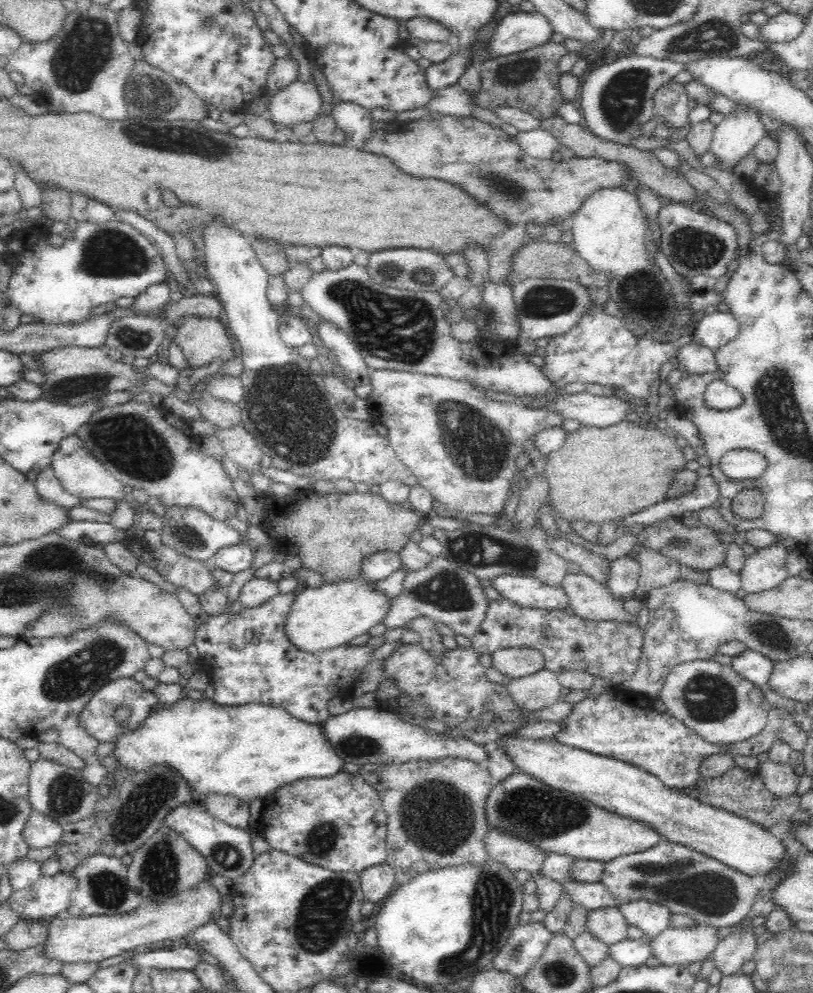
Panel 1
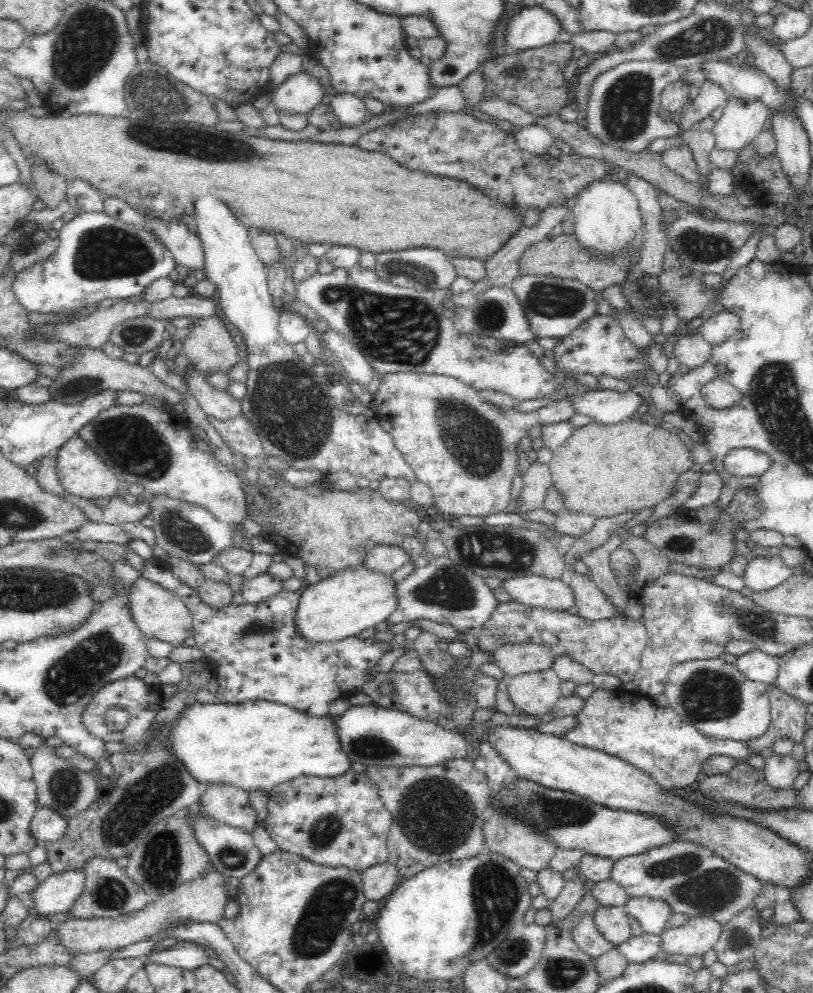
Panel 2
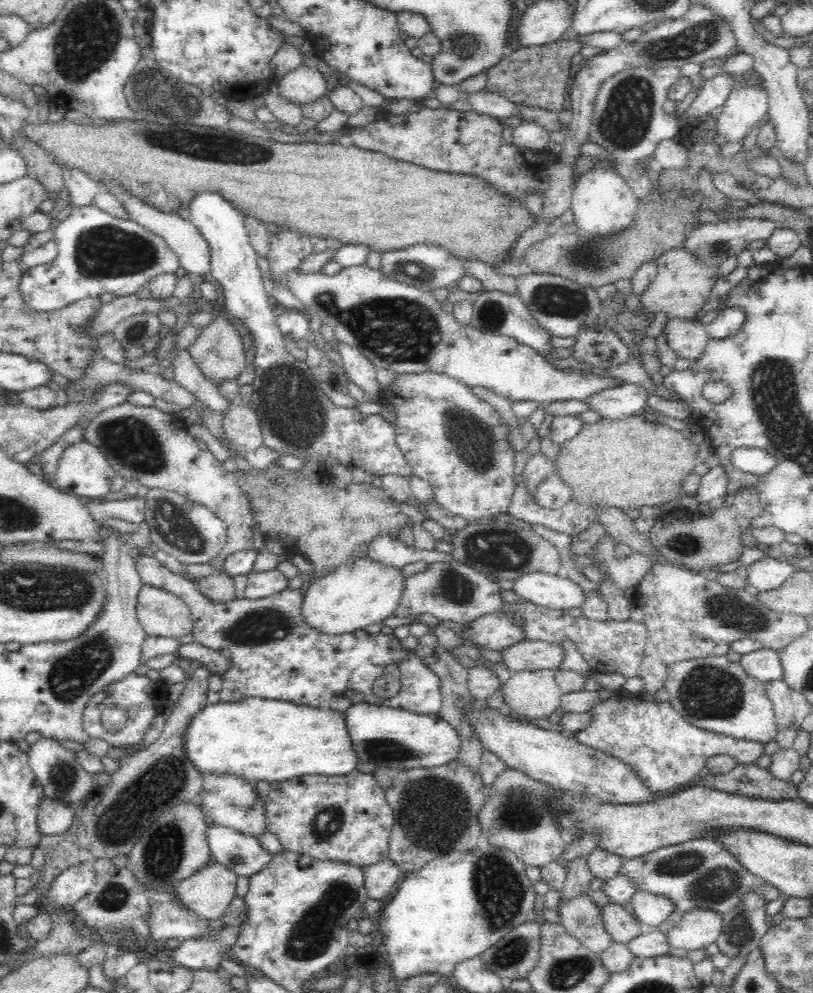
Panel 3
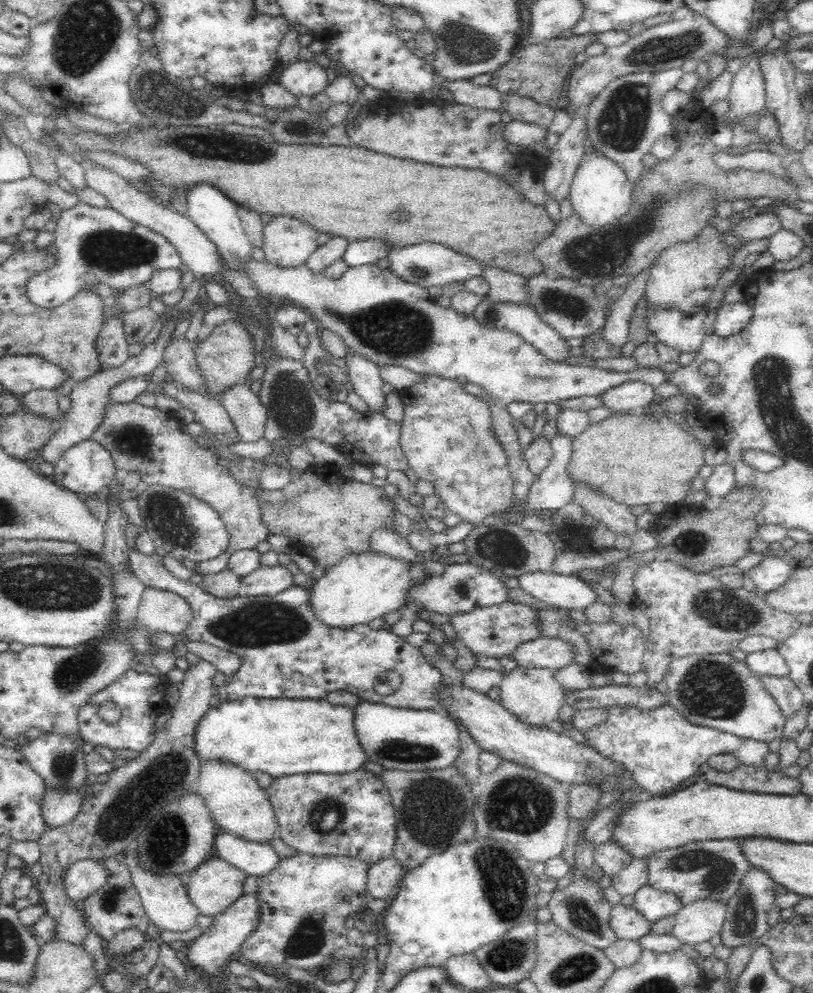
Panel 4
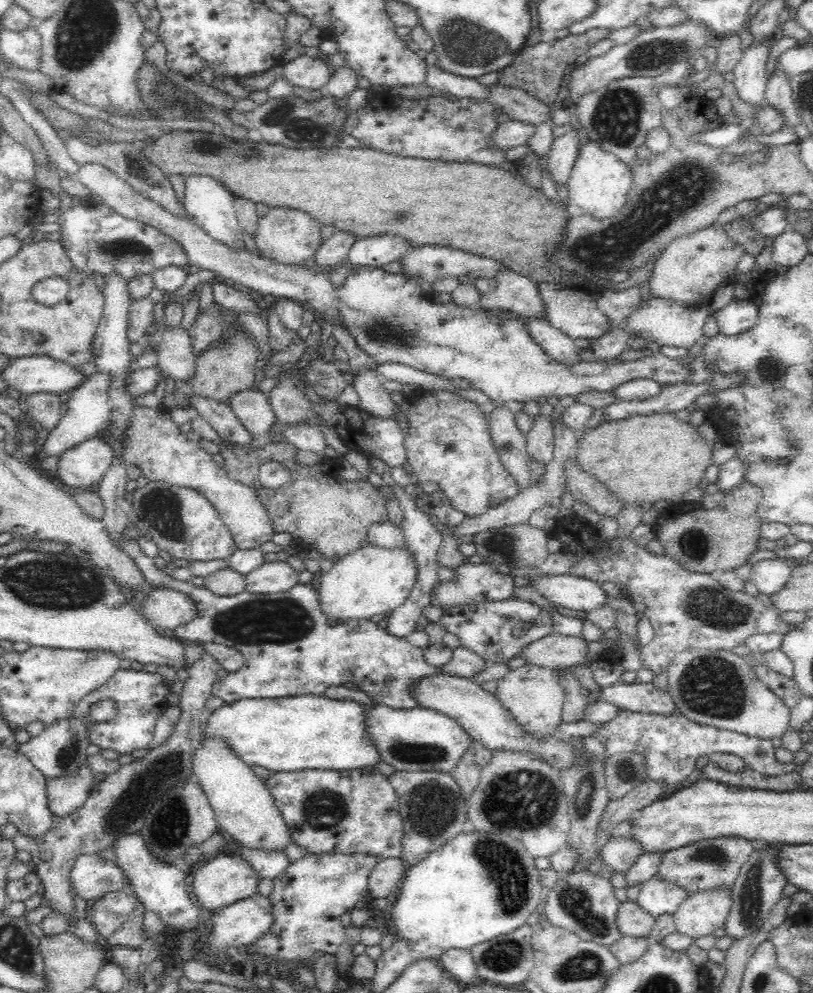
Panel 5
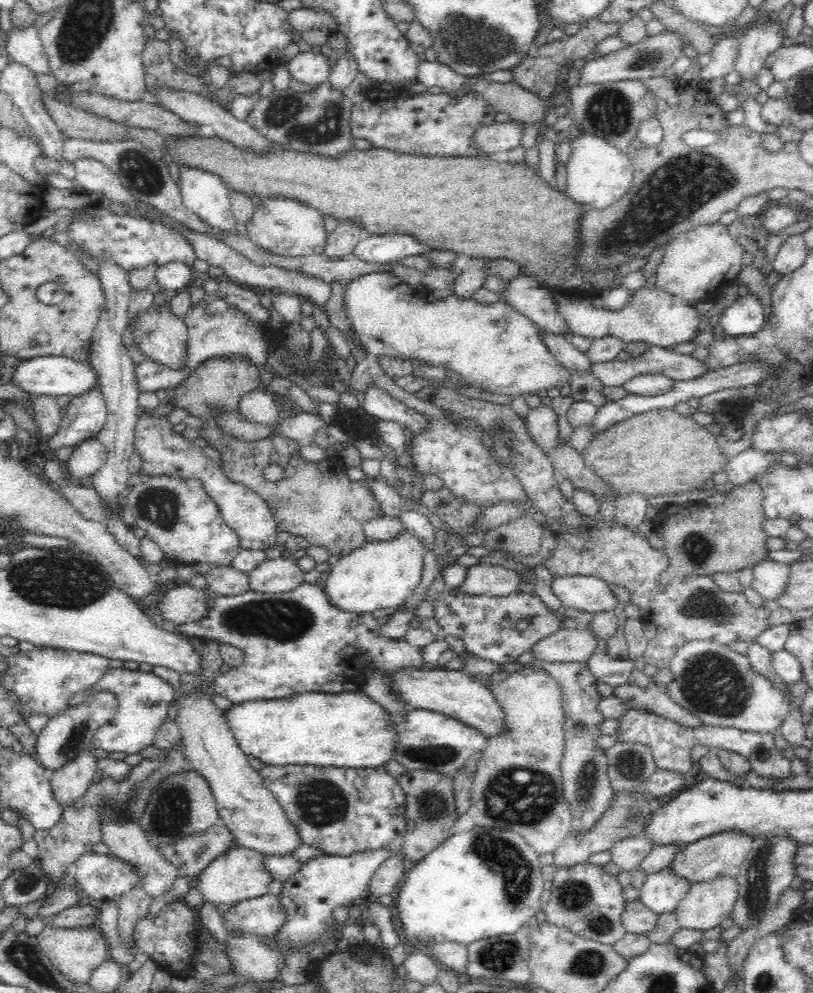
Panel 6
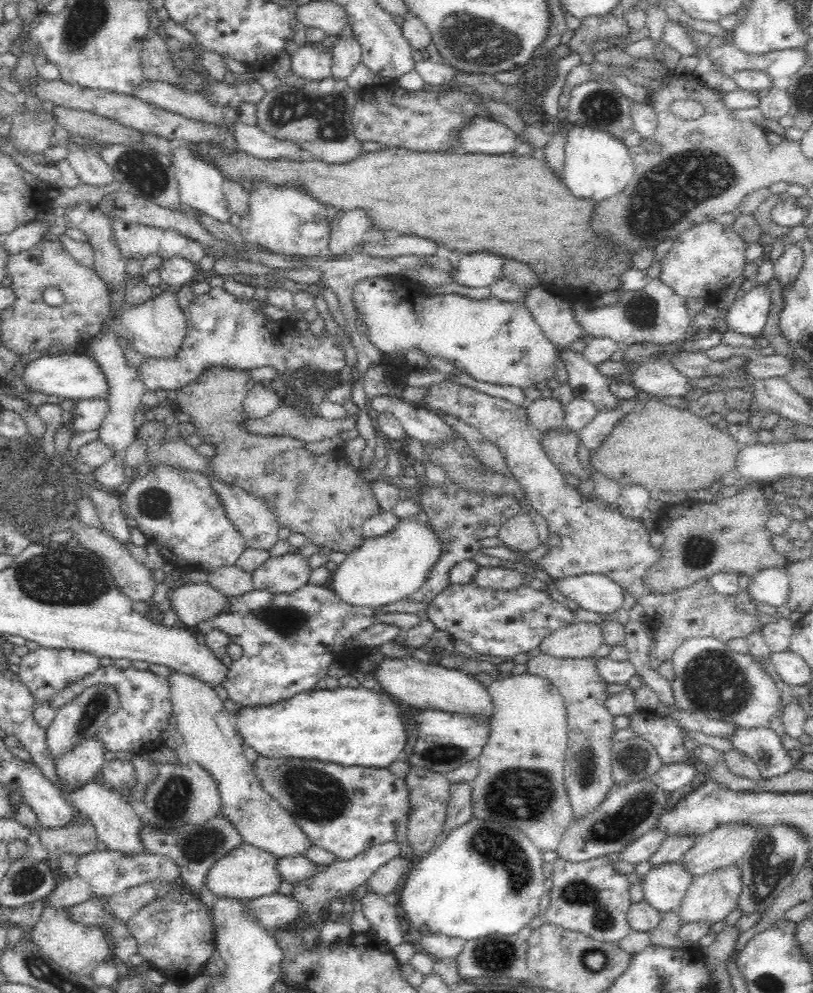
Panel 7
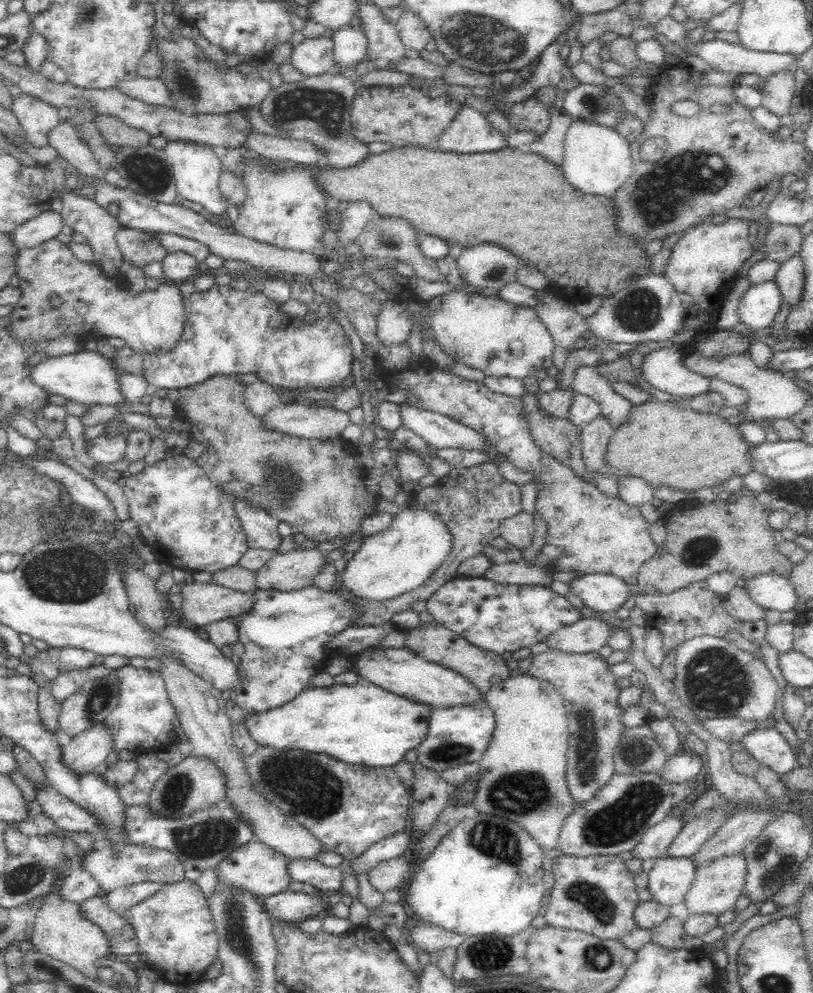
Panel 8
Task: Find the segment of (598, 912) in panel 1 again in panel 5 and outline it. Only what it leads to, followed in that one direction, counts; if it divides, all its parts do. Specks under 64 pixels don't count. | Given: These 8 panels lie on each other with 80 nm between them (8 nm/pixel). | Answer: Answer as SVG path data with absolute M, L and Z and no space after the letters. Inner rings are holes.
M626 900L619 903L615 924L623 936L649 939L655 919L641 909L636 901Z

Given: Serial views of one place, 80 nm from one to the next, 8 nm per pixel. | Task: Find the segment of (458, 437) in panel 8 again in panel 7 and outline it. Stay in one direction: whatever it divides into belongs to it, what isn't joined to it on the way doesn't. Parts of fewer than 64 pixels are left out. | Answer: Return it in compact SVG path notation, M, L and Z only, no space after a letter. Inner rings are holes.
M388 395L374 396L366 406L371 406L378 414L391 414L405 430L405 434L410 438L420 441L420 443L444 443L450 441L452 436L458 433L444 424L442 417L436 417L432 411L422 407L409 404L402 399Z

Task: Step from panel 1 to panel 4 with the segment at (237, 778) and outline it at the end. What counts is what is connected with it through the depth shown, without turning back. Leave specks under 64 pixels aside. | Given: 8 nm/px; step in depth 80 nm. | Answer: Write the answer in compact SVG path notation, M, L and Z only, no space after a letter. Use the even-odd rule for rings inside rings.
M244 697L235 701L221 701L216 707L210 707L198 720L194 736L194 753L198 755L200 762L202 761L222 761L224 763L236 764L236 767L242 767L246 773L263 772L269 774L271 778L280 778L283 776L292 776L306 774L307 772L318 772L322 774L344 774L354 772L361 768L366 762L366 754L364 749L360 747L358 739L356 739L356 730L353 728L352 720L354 720L354 708L351 706L334 706L330 704L326 698L320 700L294 700L294 699L259 699L256 697Z

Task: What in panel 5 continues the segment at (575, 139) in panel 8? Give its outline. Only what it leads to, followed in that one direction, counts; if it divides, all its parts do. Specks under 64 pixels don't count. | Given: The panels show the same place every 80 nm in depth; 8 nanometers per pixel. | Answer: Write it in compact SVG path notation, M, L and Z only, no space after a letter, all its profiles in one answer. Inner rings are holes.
M585 139L573 163L574 166L567 182L569 204L579 206L584 213L592 215L594 219L611 217L626 204L633 174L624 161L602 150L598 147L598 143Z

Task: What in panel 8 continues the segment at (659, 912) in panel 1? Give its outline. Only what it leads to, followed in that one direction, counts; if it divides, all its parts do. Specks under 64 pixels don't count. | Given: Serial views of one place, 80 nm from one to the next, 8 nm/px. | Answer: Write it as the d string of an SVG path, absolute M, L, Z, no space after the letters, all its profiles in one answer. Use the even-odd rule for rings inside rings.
M656 857L646 886L651 900L665 907L684 902L696 871L690 857Z

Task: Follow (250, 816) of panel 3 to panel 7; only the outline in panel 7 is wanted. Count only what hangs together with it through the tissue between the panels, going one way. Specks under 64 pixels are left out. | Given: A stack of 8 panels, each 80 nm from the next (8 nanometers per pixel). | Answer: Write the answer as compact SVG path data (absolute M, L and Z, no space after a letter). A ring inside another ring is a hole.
M172 671L167 678L177 728L184 737L192 761L210 773L218 785L220 813L240 833L242 843L250 844L277 857L298 856L306 852L310 839L300 829L296 819L263 789L253 764L246 759L243 746L235 732L231 714L222 700L208 685L193 676Z

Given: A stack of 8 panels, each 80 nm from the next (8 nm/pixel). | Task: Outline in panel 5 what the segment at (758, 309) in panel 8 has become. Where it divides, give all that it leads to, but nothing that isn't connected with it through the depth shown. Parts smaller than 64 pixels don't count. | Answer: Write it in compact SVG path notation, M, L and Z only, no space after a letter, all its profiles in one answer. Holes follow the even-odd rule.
M753 298L730 301L726 306L714 312L718 333L734 336L750 330L758 320L758 305Z

